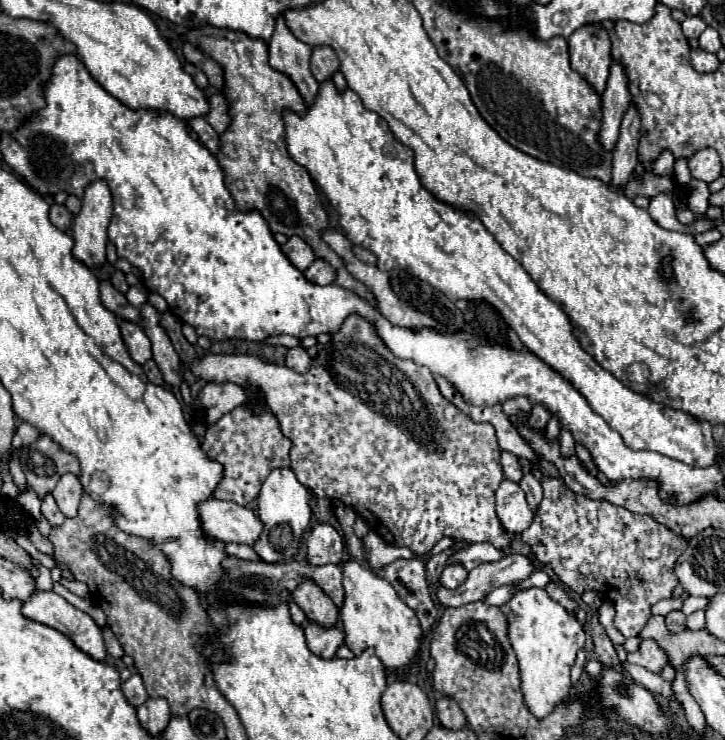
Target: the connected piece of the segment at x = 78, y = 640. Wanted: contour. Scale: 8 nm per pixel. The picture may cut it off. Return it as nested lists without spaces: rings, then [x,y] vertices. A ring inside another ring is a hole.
[[[35,590],[35,592],[31,594],[31,598],[29,598],[27,602],[23,602],[21,614],[23,614],[25,618],[31,618],[31,620],[35,620],[35,622],[41,622],[41,624],[45,624],[45,626],[51,626],[51,628],[63,632],[65,636],[69,636],[69,638],[77,644],[77,648],[81,648],[83,652],[87,652],[91,658],[95,658],[95,660],[105,660],[107,650],[105,650],[105,642],[103,642],[103,636],[101,636],[101,628],[93,622],[93,618],[91,618],[89,614],[77,610],[75,606],[71,606],[63,596],[55,594],[53,590],[47,590],[47,592]]]

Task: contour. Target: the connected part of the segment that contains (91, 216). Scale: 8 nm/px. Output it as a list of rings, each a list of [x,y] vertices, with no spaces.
[[[105,180],[91,182],[83,192],[81,212],[73,222],[73,256],[87,266],[101,266],[105,262],[107,226],[113,214],[111,190]]]

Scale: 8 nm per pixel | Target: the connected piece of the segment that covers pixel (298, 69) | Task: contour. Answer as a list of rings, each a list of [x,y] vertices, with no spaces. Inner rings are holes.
[[[281,14],[277,16],[275,32],[267,42],[267,48],[269,48],[269,66],[287,74],[295,82],[303,100],[311,104],[319,88],[319,82],[313,78],[309,70],[309,58],[313,48],[291,34]]]

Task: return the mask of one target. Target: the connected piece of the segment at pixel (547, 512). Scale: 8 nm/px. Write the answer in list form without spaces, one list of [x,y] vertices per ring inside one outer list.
[[[533,468],[533,474],[541,480],[543,500],[539,504],[539,512],[535,514],[533,524],[521,534],[523,542],[527,542],[537,560],[545,566],[551,566],[557,578],[571,590],[579,594],[587,590],[597,590],[607,600],[613,600],[617,610],[615,626],[625,638],[637,636],[637,630],[641,630],[651,616],[651,606],[663,600],[663,596],[671,596],[673,588],[677,586],[677,578],[673,576],[673,564],[683,554],[687,544],[683,542],[683,538],[679,538],[679,534],[671,534],[671,530],[655,522],[647,514],[635,514],[611,502],[595,502],[591,498],[571,494],[571,490],[563,486],[561,478],[547,478],[541,474],[539,468]]]

